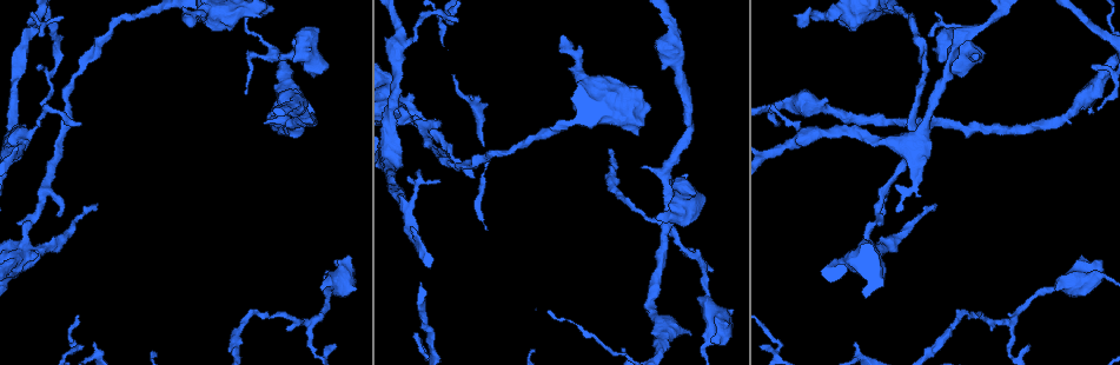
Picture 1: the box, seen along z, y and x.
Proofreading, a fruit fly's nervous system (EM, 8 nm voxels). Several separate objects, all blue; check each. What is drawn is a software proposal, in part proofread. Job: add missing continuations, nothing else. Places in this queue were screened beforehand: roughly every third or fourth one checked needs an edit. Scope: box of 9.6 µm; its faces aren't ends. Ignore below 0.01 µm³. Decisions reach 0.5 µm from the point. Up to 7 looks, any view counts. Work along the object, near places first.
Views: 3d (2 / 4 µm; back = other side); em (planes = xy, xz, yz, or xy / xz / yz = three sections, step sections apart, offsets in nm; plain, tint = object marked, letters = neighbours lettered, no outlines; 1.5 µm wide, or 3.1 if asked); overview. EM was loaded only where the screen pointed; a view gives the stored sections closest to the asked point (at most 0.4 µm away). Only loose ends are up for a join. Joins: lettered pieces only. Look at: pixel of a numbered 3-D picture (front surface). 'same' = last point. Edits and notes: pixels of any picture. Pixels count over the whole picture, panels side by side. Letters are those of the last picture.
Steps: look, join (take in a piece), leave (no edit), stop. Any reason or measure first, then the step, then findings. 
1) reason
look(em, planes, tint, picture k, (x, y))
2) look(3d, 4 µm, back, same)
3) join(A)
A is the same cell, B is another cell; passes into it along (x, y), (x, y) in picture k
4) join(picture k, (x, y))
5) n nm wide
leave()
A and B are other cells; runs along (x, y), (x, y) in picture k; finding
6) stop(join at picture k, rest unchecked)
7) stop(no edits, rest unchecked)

an open end
look(3d, 4 µm, picture 1, (1099, 260))

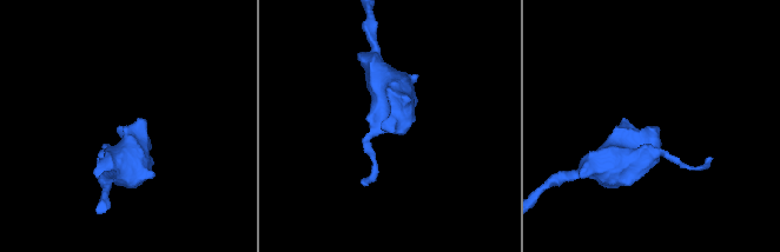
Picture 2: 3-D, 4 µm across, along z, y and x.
now the EM
look(em, xz, step 4, tint, picture 2, (659, 129))

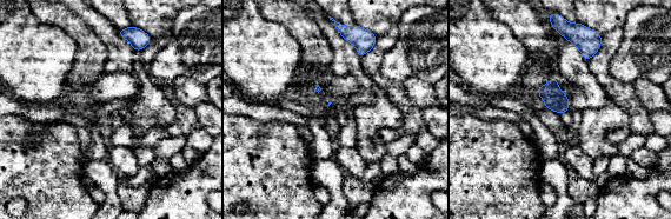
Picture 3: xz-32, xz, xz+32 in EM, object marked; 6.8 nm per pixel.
look(em, planes, letters, same)

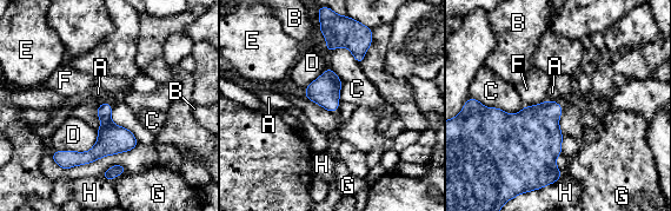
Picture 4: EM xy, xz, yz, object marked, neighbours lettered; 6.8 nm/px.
leave()
A, B, C, D, E, F, G and H are other cells; no lettered piece goes on from it

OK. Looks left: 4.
free end
look(em, planes, letters, picture 1, (660, 219))

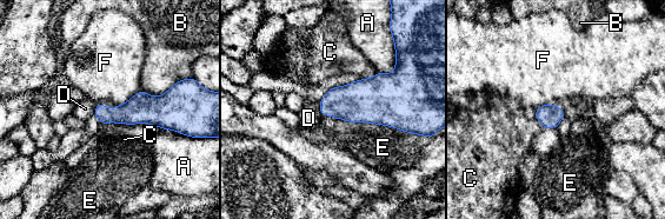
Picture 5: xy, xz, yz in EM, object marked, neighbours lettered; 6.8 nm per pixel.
leave()
A, B, C, D, E and F are other cells; border along (339, 118), (413, 133) in picture 5; none of them fits

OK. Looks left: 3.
tapers out
look(3d, 4 µm, picture 1, (778, 123))

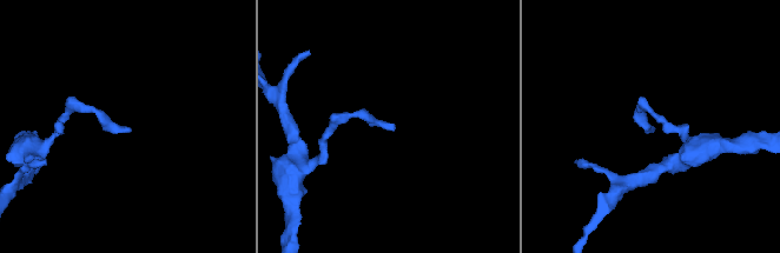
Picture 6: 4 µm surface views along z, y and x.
shape alone is not enough
look(em, planes, tint, picture 6, (392, 127))

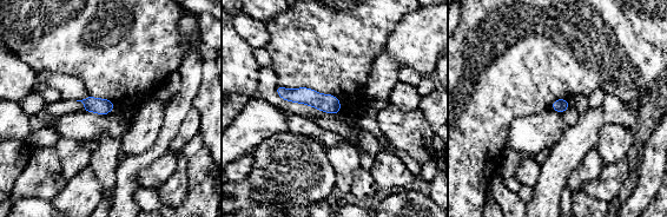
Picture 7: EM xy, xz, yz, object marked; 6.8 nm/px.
see the neighbours
look(em, planes, letters, same)

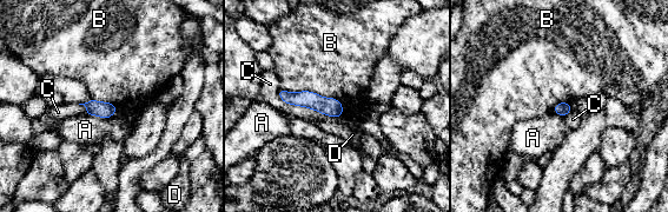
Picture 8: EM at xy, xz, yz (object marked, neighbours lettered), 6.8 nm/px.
90 nm wide
leave()
A, B, C and D are other cells; runs along (282, 93), (339, 111) in picture 8; no lettered piece goes on from it

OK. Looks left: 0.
stop(no edits, rest unchecked)

